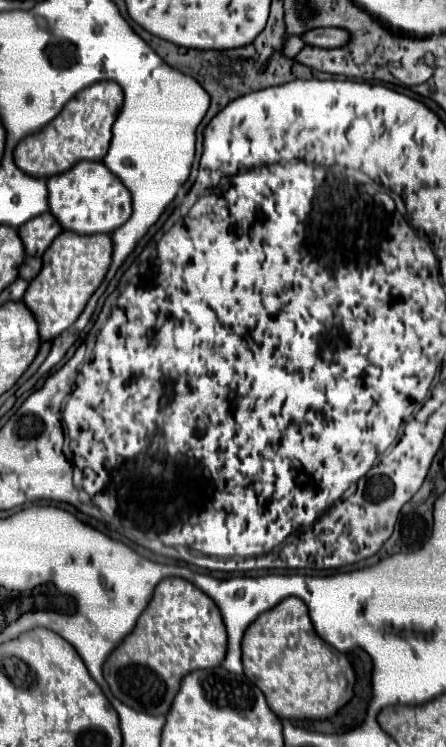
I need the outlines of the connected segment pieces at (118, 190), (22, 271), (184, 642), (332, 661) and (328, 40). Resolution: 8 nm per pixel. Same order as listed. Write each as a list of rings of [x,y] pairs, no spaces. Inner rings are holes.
[[[79,162],[71,170],[51,176],[47,180],[47,188],[51,214],[59,220],[63,230],[77,234],[111,234],[113,230],[123,226],[133,212],[131,192],[103,162]]]
[[[27,256],[25,258],[25,262],[21,264],[21,268],[19,268],[19,276],[21,278],[25,278],[27,282],[29,280],[33,280],[37,274],[39,274],[39,268],[43,266],[43,262],[41,262],[41,258],[35,258],[35,256]]]
[[[165,578],[141,614],[133,632],[113,650],[103,666],[105,680],[123,704],[145,714],[167,714],[181,680],[201,668],[221,666],[227,654],[227,630],[217,604],[183,578]]]
[[[285,598],[247,628],[243,666],[247,678],[261,688],[279,718],[325,720],[353,698],[355,670],[351,662],[315,634],[307,606],[299,598]]]
[[[313,28],[303,34],[305,44],[321,48],[341,48],[351,40],[351,34],[343,28]]]

